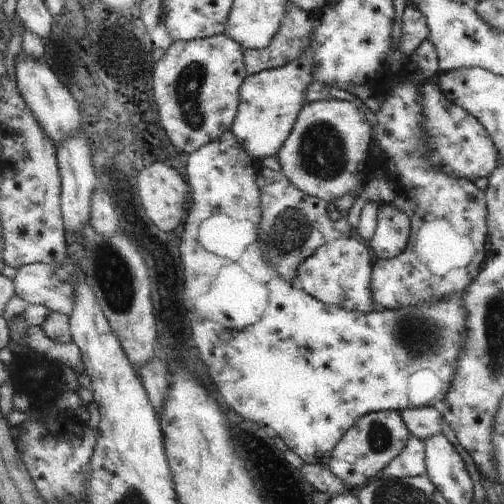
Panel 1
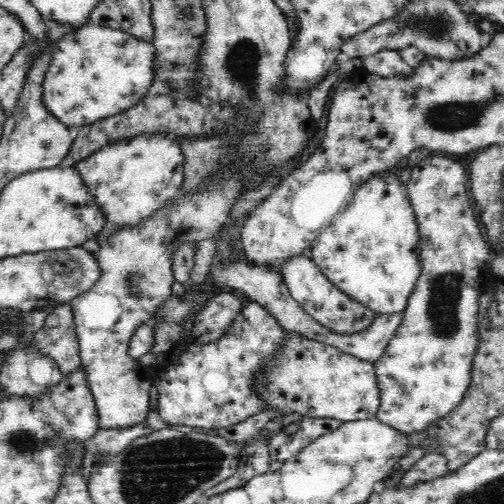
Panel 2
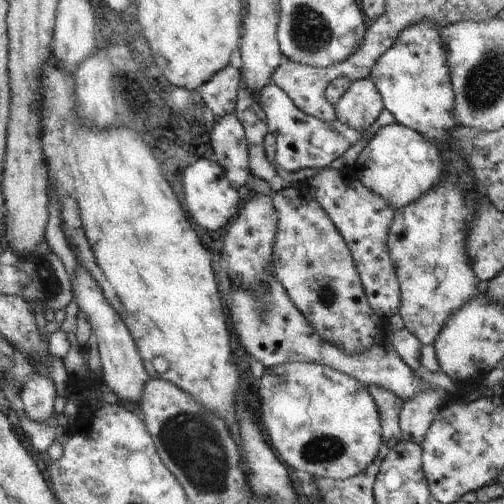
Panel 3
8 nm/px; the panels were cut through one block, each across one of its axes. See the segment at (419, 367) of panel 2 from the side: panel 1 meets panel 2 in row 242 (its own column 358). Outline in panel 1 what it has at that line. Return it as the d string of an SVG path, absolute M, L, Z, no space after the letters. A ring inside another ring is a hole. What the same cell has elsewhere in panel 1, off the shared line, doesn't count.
M373 412L373 414L361 416L331 450L329 454L331 460L327 460L325 472L339 478L345 484L345 488L365 486L369 478L373 480L379 470L383 470L395 456L399 456L409 436L411 434L403 424L403 418L399 416L399 412Z

